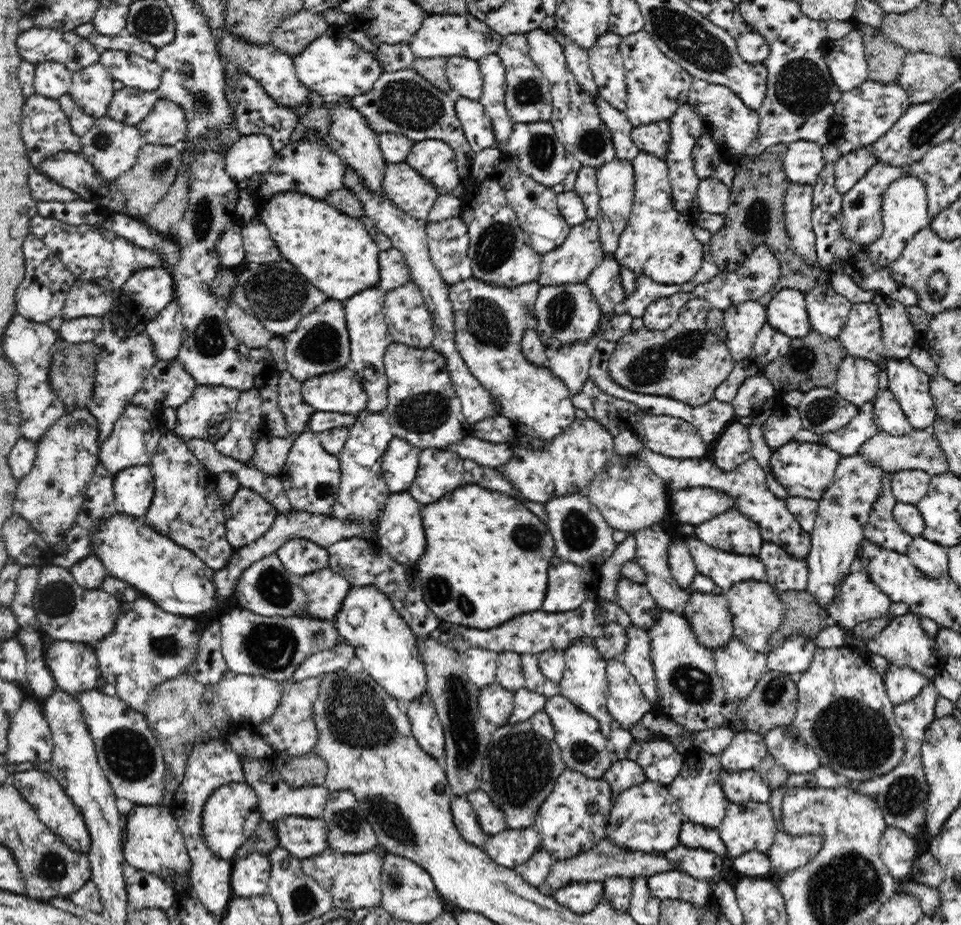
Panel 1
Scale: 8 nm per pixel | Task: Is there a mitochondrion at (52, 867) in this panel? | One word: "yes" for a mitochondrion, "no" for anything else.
yes

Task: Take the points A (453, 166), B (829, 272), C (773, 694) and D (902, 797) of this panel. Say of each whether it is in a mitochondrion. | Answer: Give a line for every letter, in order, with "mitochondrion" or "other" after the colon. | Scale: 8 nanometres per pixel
A: other
B: other
C: mitochondrion
D: mitochondrion

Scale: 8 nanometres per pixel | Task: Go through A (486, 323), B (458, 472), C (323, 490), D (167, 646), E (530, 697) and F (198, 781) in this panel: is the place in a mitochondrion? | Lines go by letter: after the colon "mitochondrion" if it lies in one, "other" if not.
A: mitochondrion
B: other
C: mitochondrion
D: mitochondrion
E: other
F: other

